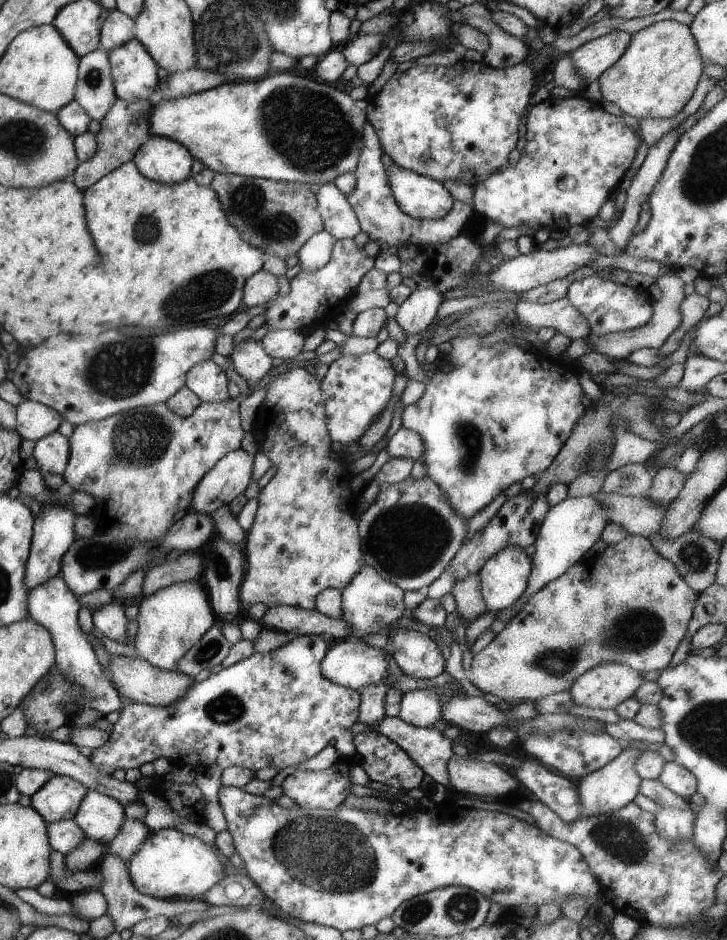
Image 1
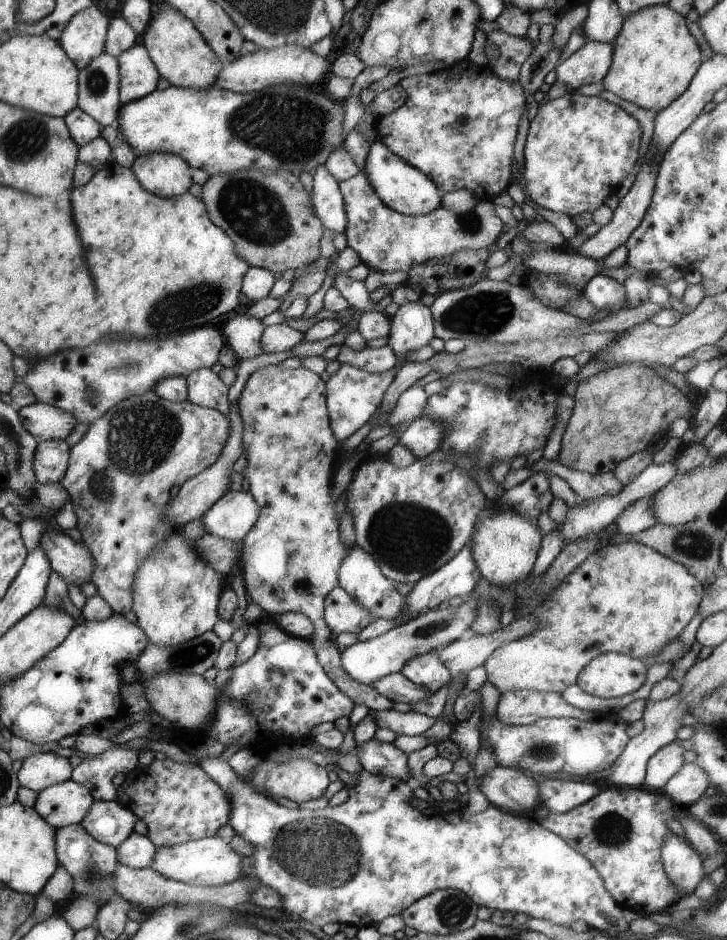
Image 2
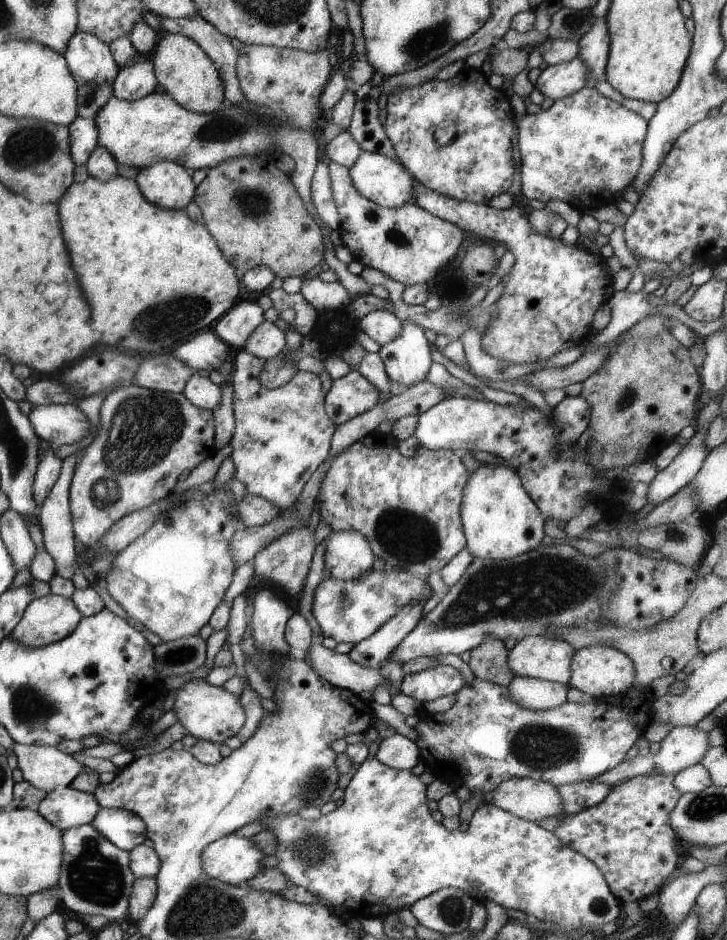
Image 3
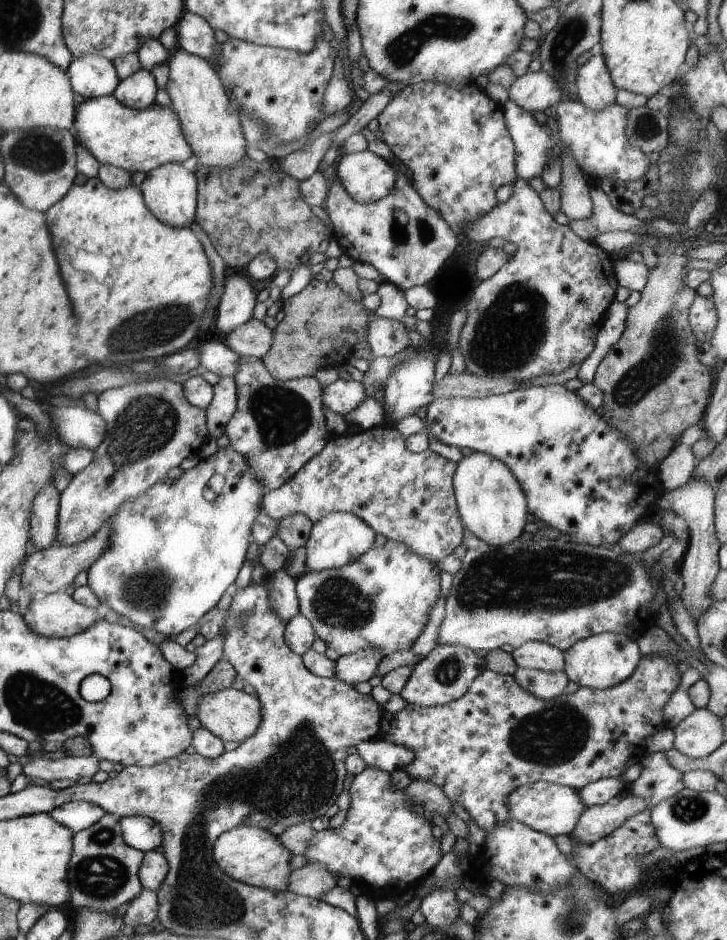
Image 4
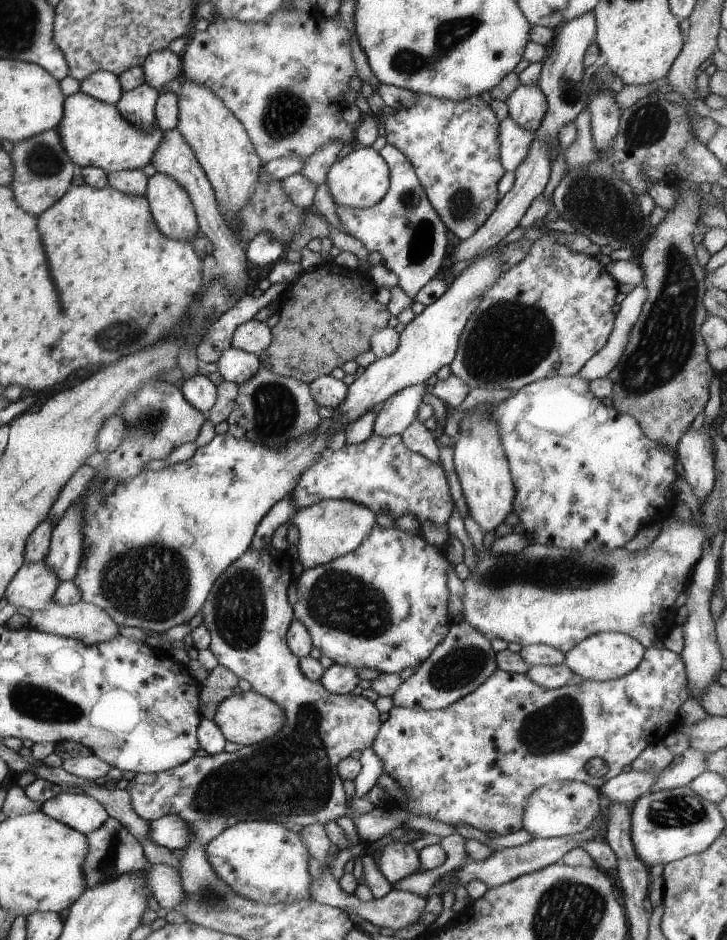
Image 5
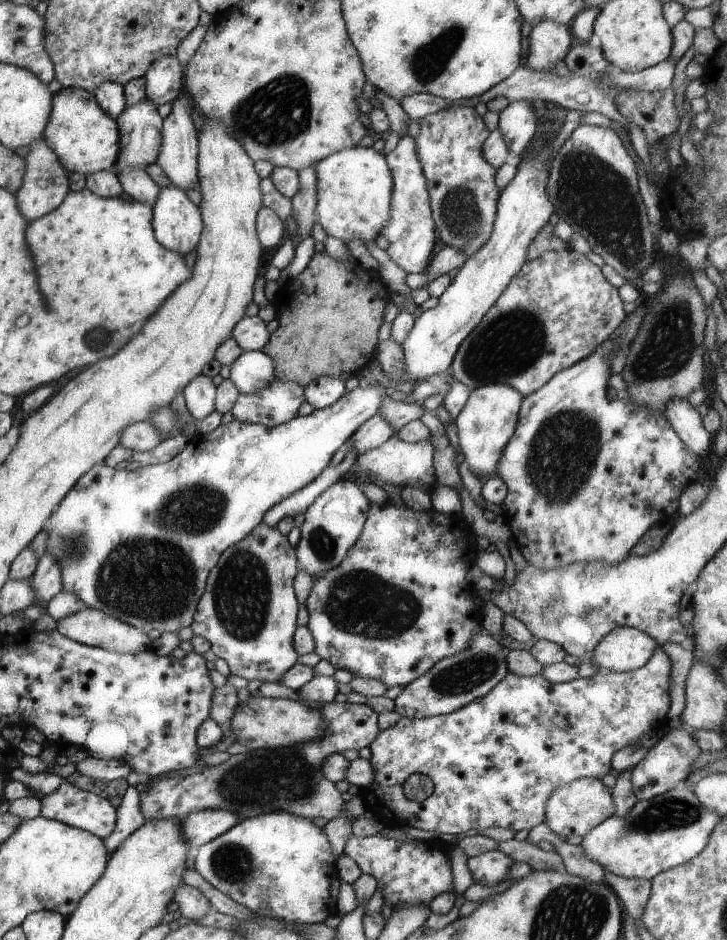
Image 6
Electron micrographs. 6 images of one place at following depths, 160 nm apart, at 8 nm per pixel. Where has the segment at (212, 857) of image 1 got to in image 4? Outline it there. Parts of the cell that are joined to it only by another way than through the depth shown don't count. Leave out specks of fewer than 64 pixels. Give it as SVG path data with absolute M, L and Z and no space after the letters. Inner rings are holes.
M239 825L219 834L212 844L212 857L216 865L236 881L243 884L280 893L288 885L292 871L289 858L292 854L267 829L251 825Z

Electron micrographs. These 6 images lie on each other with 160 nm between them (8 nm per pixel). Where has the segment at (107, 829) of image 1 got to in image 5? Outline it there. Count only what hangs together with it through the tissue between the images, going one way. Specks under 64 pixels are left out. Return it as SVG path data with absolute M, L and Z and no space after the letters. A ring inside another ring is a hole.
M173 812L155 821L148 821L148 839L169 850L183 849L193 838L193 832L188 829L187 823Z

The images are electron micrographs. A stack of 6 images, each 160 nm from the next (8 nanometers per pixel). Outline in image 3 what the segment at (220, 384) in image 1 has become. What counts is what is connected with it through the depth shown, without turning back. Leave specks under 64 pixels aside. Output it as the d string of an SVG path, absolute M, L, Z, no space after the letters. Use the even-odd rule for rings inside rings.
M193 374L185 382L182 393L183 396L196 407L200 409L211 410L217 404L222 396L225 385L216 385L207 377Z

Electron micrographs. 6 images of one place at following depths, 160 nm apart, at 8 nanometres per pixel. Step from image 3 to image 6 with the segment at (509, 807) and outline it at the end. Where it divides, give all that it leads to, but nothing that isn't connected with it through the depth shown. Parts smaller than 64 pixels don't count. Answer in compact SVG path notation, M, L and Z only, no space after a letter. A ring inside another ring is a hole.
M587 777L575 779L559 786L548 796L544 820L541 823L545 823L557 836L562 836L564 839L567 836L583 838L594 826L614 814L610 794L611 791L606 789L599 779Z

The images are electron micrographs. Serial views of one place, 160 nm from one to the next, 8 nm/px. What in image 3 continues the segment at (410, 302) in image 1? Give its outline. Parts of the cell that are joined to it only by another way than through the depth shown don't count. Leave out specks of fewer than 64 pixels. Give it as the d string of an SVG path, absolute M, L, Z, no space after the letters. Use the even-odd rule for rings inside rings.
M403 321L397 338L380 346L378 355L390 382L395 382L402 393L424 380L431 359L423 329L415 322Z

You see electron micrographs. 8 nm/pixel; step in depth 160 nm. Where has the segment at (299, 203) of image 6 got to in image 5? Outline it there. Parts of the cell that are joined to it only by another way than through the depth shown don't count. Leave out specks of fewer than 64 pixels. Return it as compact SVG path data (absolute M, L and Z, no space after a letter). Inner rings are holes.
M333 141L316 148L308 157L304 158L300 173L307 177L316 187L326 179L331 163L336 159L342 143Z

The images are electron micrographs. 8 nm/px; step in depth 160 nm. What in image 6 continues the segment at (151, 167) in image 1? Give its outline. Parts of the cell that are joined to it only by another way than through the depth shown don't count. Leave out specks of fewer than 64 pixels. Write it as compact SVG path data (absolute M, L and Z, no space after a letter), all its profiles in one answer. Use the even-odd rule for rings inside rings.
M160 188L152 206L152 229L163 249L184 256L198 243L202 231L200 210L181 189Z

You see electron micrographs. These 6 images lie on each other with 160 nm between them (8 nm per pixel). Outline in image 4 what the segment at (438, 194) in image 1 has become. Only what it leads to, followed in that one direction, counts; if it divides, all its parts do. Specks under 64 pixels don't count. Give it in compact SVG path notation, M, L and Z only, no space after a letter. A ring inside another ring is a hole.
M368 149L339 156L335 175L345 192L358 203L372 203L384 197L396 177L391 164Z

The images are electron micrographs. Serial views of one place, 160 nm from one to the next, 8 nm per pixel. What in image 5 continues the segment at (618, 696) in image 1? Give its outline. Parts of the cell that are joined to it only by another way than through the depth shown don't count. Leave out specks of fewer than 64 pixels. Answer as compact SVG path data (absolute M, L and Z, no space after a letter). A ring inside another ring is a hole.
M605 631L592 634L570 648L564 653L562 664L567 666L573 674L579 674L583 679L608 681L632 671L639 664L644 650L638 640L625 633Z

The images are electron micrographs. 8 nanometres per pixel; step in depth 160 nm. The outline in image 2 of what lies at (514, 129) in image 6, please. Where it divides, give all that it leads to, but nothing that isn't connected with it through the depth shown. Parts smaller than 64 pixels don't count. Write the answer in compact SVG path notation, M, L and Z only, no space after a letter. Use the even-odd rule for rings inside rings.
M587 39L583 46L554 69L555 80L571 88L571 91L579 86L599 83L609 70L611 54L613 42L593 42Z

